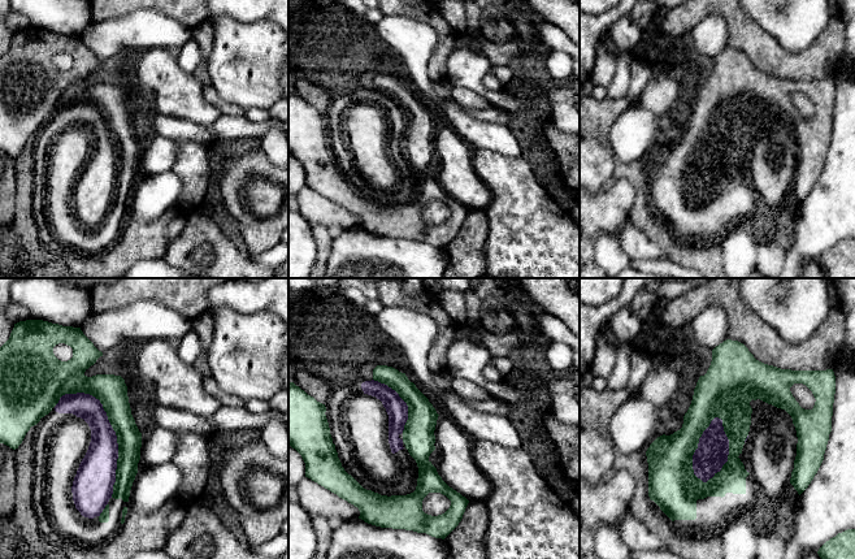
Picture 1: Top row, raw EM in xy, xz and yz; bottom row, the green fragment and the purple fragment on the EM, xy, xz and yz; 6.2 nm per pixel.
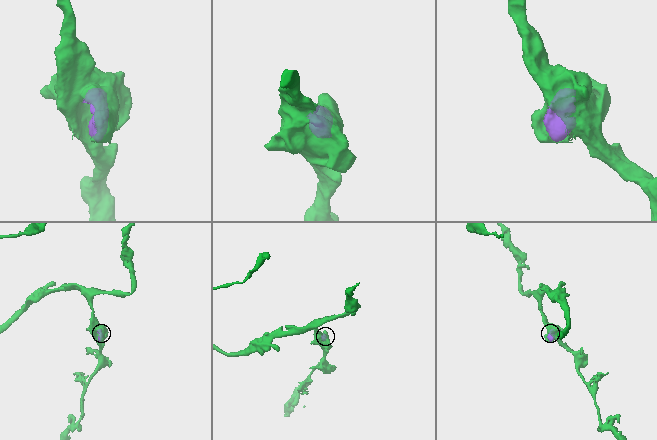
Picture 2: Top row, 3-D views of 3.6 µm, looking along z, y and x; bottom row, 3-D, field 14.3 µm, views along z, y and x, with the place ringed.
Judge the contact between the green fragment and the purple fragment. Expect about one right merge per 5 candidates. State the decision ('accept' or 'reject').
reject

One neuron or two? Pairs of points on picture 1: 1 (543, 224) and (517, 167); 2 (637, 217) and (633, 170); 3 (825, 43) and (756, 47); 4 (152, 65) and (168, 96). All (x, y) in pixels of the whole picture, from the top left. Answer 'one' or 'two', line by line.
1: one
2: one
3: one
4: one

